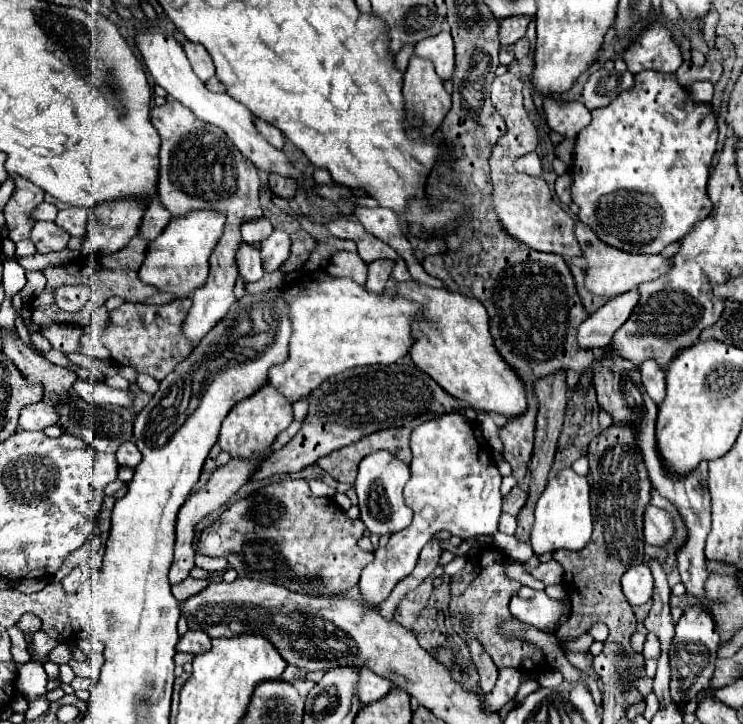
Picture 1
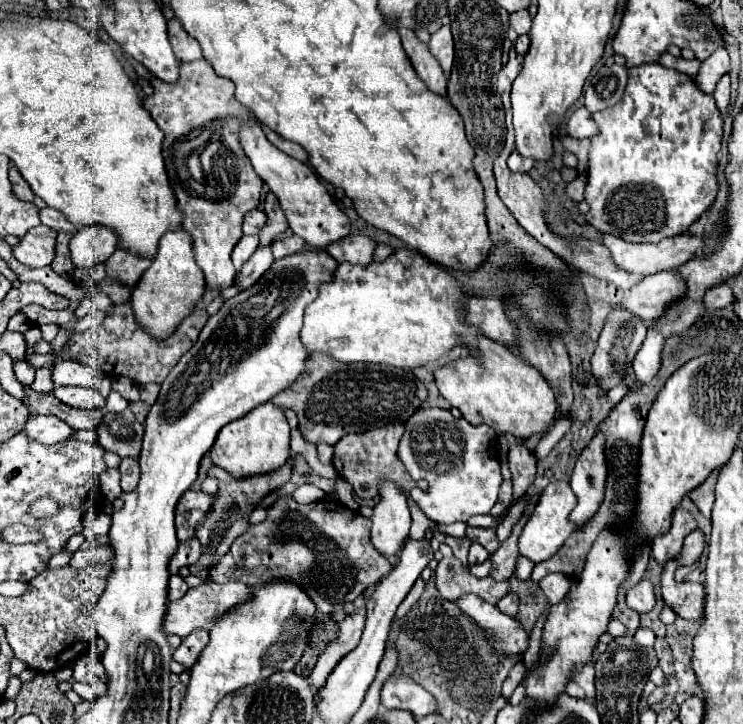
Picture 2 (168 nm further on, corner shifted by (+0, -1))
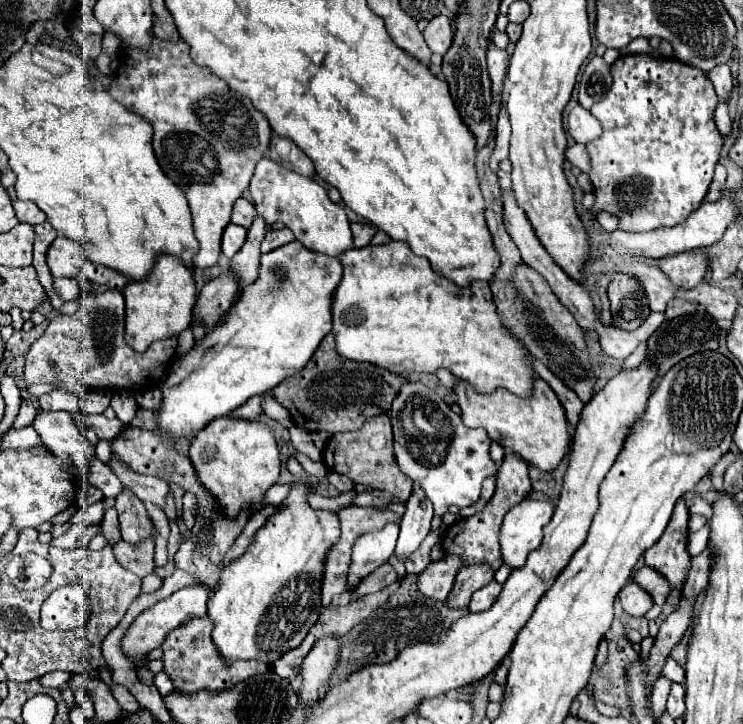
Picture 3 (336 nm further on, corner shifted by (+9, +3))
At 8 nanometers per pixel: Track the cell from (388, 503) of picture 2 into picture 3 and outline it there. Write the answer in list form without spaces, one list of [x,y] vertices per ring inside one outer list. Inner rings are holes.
[[[389,521],[383,529],[375,533],[361,535],[353,545],[353,563],[349,567],[349,583],[353,589],[359,585],[359,581],[373,573],[381,563],[389,561],[389,557],[395,551],[399,535],[399,523]]]

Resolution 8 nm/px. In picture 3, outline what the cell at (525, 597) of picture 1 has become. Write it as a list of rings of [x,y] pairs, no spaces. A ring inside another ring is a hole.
[[[497,581],[489,583],[487,587],[483,587],[483,589],[479,589],[479,591],[473,593],[469,609],[471,611],[485,611],[485,609],[489,609],[497,601],[499,593],[501,593],[501,585]]]

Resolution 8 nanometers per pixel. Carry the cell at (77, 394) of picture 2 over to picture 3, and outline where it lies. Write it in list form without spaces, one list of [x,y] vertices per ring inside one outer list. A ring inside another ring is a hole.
[[[51,391],[51,393],[45,393],[41,395],[39,399],[39,407],[41,411],[69,411],[69,413],[75,413],[79,411],[79,397],[73,395],[71,391]],[[71,401],[77,401],[77,403],[71,403]]]

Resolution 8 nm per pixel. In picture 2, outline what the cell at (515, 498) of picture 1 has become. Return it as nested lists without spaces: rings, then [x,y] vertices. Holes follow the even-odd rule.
[[[502,481],[502,485],[500,485],[500,497],[498,497],[498,503],[492,507],[490,515],[492,515],[492,517],[502,515],[502,513],[504,513],[504,511],[512,505],[512,501],[514,501],[514,497],[512,497],[512,483],[510,483],[510,481]]]

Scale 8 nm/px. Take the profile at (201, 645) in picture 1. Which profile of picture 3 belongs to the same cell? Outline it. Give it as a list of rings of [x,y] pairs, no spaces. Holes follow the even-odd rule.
[[[207,617],[193,619],[189,623],[173,629],[167,635],[165,643],[161,645],[163,663],[165,663],[163,671],[173,679],[177,691],[183,691],[183,693],[195,693],[199,689],[221,691],[221,689],[233,687],[235,683],[251,677],[251,675],[257,675],[257,673],[263,673],[269,669],[269,665],[261,665],[259,661],[235,661],[231,665],[225,665],[211,641],[211,629],[213,629],[211,619],[207,619]]]

